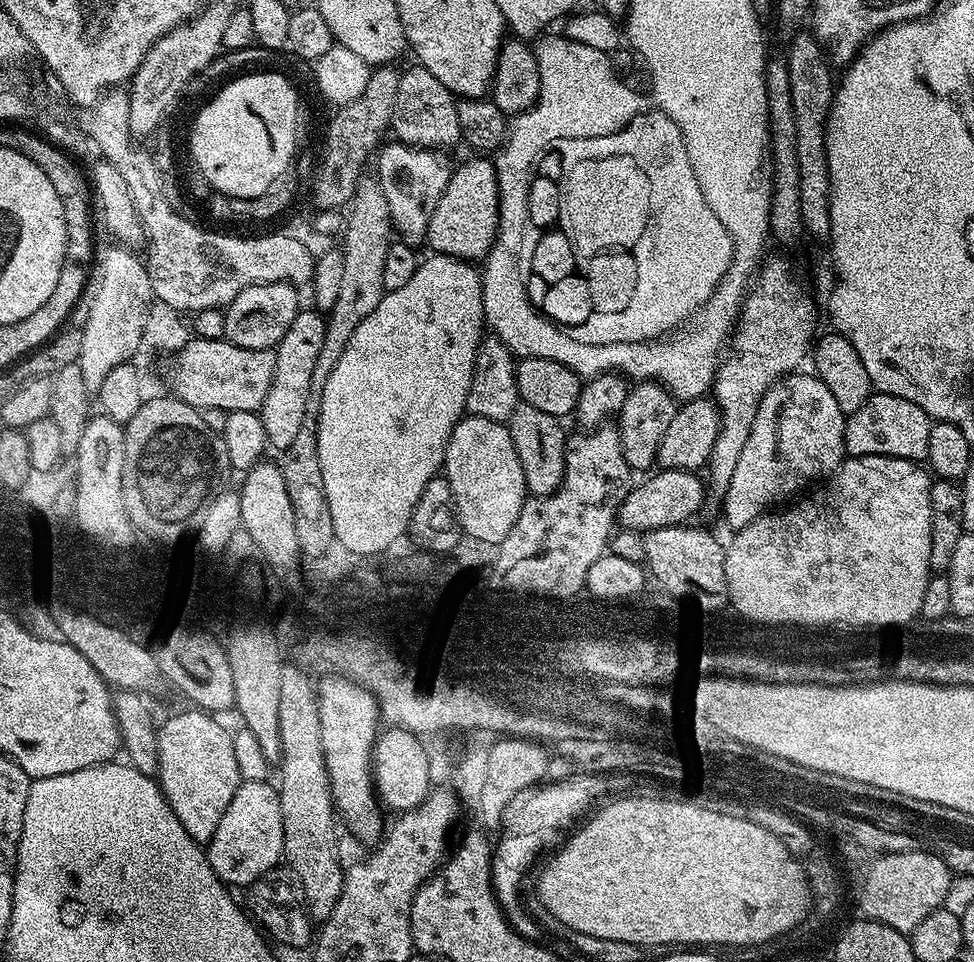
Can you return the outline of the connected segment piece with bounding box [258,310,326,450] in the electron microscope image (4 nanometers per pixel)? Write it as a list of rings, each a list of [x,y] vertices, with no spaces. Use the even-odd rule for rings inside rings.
[[[302,310],[290,322],[290,330],[282,334],[280,343],[274,351],[276,361],[274,362],[274,378],[270,382],[270,390],[266,390],[266,402],[262,402],[258,413],[262,422],[262,430],[266,430],[266,438],[273,449],[282,450],[294,442],[298,430],[302,430],[302,418],[306,416],[306,398],[310,394],[310,378],[314,378],[314,365],[318,362],[318,350],[322,350],[322,338],[324,337],[325,317],[319,311]]]

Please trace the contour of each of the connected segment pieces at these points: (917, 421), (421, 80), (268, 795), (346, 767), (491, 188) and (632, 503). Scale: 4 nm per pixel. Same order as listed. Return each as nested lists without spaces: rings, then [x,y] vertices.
[[[876,392],[844,421],[844,451],[848,456],[893,456],[903,460],[923,461],[930,446],[933,419],[914,402],[894,394]]]
[[[413,63],[413,68],[404,68],[400,73],[398,92],[393,104],[393,116],[390,125],[391,135],[402,144],[411,148],[430,148],[433,150],[448,150],[451,144],[460,144],[462,137],[458,126],[457,97],[452,95],[430,70],[420,63]]]
[[[268,780],[241,782],[234,798],[230,798],[230,806],[226,806],[226,814],[222,814],[218,830],[208,841],[206,851],[214,874],[225,886],[247,886],[273,871],[284,854],[282,806],[277,785]]]
[[[324,678],[319,681],[318,718],[322,722],[322,750],[326,758],[326,770],[330,774],[332,800],[336,804],[339,819],[348,823],[348,828],[364,844],[379,845],[386,832],[386,820],[380,813],[377,785],[374,783],[374,753],[378,733],[382,728],[382,717],[376,699],[366,689],[339,678]]]
[[[480,154],[473,157],[473,160],[453,167],[450,182],[446,190],[442,190],[442,198],[438,198],[438,206],[434,206],[434,214],[430,214],[426,244],[432,247],[433,253],[480,262],[492,249],[498,230],[500,191],[495,163]]]
[[[665,468],[653,471],[652,474],[649,480],[642,481],[640,485],[637,483],[621,500],[618,509],[620,528],[643,534],[666,526],[688,524],[689,517],[703,506],[706,484],[701,477],[699,480],[696,472],[685,472],[683,468]]]

